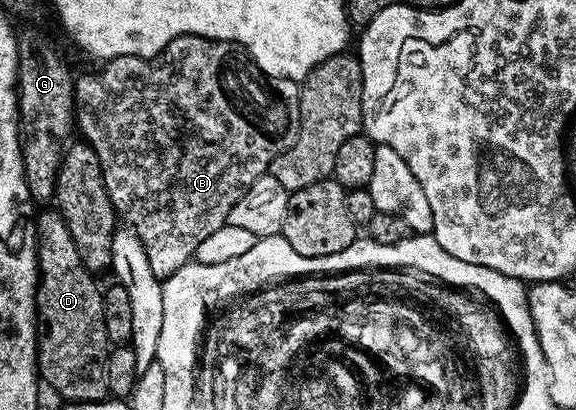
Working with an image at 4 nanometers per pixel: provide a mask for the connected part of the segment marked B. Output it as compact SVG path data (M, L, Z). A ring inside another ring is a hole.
M179 36L169 42L157 56L115 56L101 68L104 69L97 76L77 75L75 77L74 120L84 143L91 146L94 154L98 154L98 162L104 175L104 185L110 202L116 208L117 217L127 227L135 230L146 250L150 270L154 270L156 276L163 278L174 274L182 265L189 263L195 257L198 242L202 242L202 238L210 238L214 230L227 224L234 202L238 202L238 198L246 194L250 185L271 169L274 158L278 158L278 154L294 146L294 138L298 138L300 125L300 84L294 80L268 76L253 62L248 51L240 45L232 44L229 40L207 40L205 36Z

